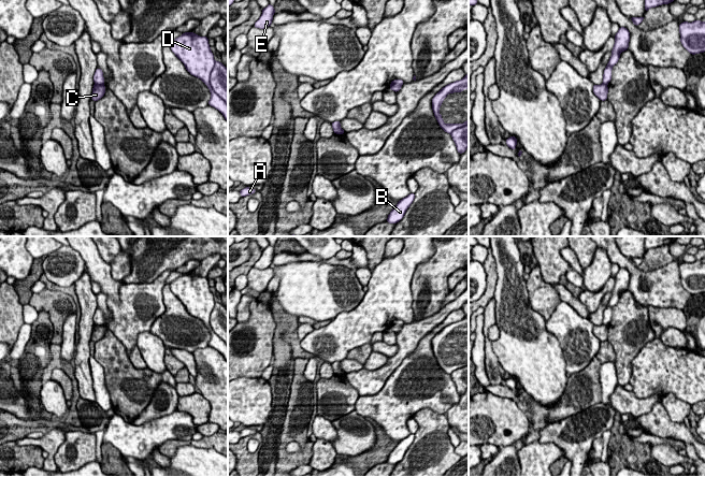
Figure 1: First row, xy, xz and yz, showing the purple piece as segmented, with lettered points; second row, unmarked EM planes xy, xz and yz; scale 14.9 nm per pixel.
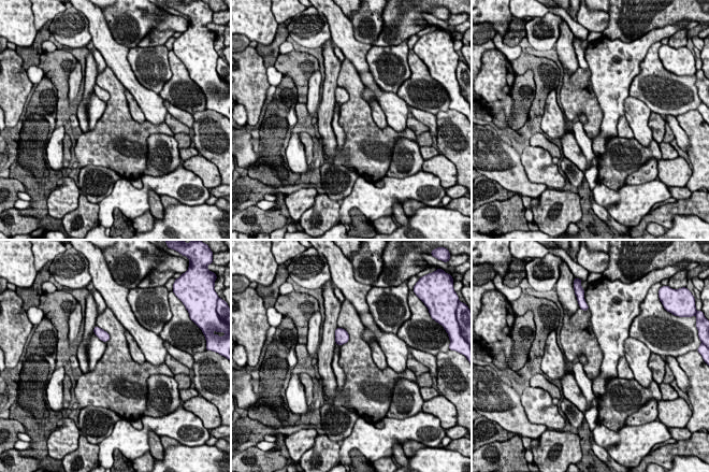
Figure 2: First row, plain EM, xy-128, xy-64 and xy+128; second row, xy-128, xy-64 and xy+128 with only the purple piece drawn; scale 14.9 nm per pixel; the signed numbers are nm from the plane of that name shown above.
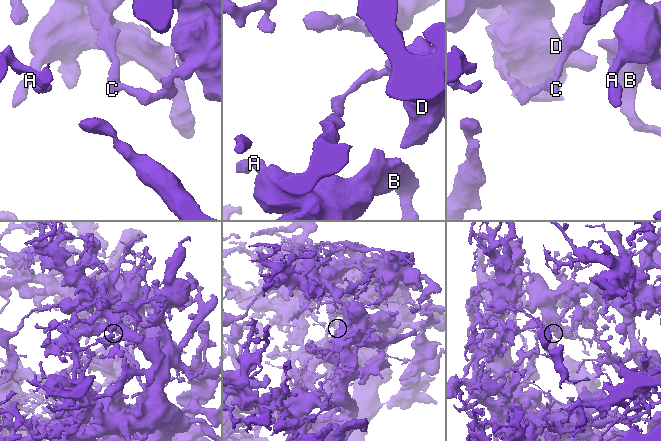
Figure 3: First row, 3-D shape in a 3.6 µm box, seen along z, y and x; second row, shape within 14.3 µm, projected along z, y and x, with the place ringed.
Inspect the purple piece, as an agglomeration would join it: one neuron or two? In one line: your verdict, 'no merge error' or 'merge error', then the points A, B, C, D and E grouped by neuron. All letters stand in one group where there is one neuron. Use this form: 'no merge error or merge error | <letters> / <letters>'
merge error | A B D E / C

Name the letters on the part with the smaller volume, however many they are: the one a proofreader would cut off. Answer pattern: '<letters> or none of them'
C

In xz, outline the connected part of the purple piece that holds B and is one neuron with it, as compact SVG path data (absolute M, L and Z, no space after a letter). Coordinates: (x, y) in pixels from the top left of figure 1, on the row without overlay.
M409 434L407 437L403 438L398 443L398 445L392 449L390 454L388 456L387 463L397 464L404 458L407 449L414 443L415 434Z

